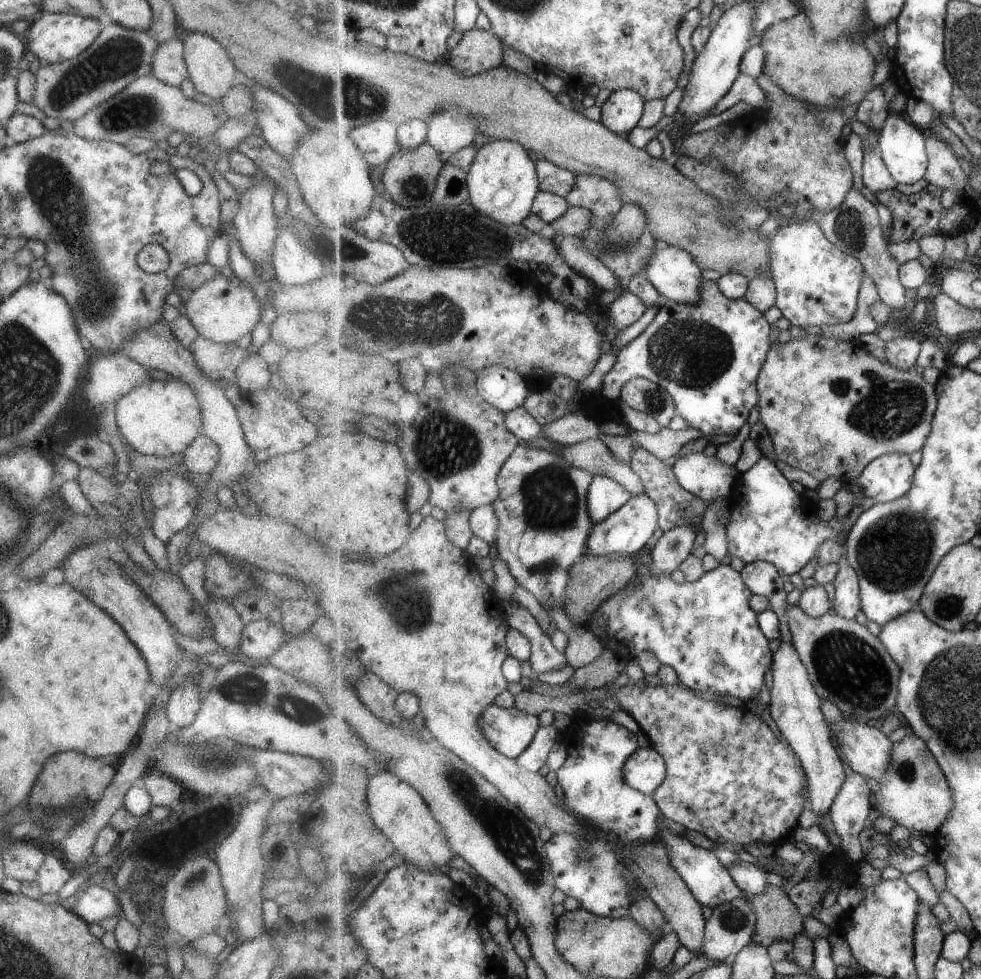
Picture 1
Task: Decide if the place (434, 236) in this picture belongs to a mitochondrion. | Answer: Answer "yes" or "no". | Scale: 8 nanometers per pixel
yes

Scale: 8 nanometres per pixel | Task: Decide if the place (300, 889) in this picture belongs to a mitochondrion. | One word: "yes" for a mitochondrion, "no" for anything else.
no

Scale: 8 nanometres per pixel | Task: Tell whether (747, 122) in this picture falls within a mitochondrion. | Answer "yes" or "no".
no

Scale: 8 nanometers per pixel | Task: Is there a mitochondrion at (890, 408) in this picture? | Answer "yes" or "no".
yes

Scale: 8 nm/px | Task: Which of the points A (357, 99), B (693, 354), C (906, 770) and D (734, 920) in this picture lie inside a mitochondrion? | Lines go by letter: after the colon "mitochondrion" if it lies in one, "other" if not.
A: mitochondrion
B: mitochondrion
C: mitochondrion
D: mitochondrion

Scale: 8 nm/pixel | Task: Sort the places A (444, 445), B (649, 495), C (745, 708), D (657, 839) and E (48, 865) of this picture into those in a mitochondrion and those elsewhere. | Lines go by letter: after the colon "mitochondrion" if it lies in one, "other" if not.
A: mitochondrion
B: other
C: other
D: other
E: other

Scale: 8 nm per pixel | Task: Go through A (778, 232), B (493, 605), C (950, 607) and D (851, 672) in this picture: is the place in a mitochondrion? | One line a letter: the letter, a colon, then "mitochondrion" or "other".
A: other
B: other
C: mitochondrion
D: mitochondrion

